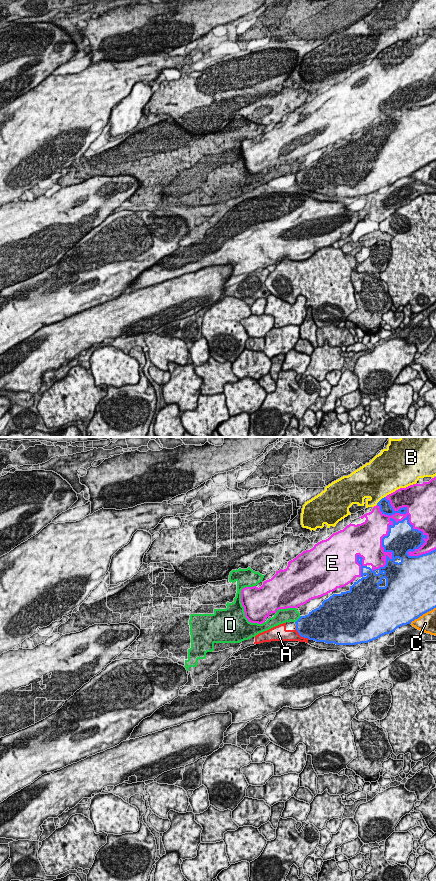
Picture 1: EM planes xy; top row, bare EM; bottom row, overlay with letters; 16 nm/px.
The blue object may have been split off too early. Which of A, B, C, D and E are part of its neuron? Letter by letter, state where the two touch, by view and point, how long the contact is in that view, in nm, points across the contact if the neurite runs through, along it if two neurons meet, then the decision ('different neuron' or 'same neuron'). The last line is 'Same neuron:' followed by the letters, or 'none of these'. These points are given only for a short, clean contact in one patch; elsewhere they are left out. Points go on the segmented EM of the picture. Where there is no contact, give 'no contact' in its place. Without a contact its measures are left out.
A: meets blue in xy at (302, 636); contact 300 nm long; different neuron
B: meets blue in xy at (380, 500); contact 200 nm long; different neuron
C: meets blue in xy at (422, 614); contact 500 nm long; different neuron
D: meets blue in xy at (298, 619); contact 150 nm long; border along xy (301, 616), (295, 622); different neuron
E: meets blue in xy at (382, 541); contact 1200 nm long; different neuron
Same neuron: none of these

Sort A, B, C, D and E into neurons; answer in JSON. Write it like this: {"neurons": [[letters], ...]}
{"neurons": [["A"], ["B"], ["C"], ["D"], ["E"]]}

